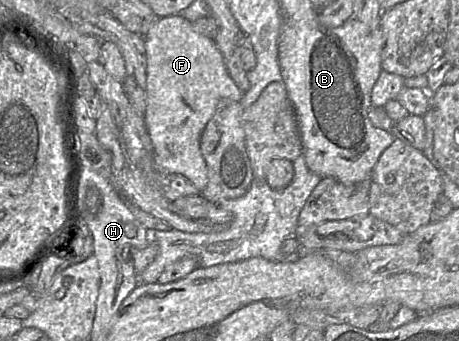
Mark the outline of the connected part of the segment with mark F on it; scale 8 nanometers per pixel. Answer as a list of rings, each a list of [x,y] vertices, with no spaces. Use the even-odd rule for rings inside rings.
[[[182,16],[160,17],[144,35],[147,59],[146,110],[144,121],[149,134],[153,162],[164,173],[181,174],[188,178],[199,191],[206,187],[207,166],[200,149],[200,138],[207,123],[214,116],[223,98],[241,101],[245,92],[235,84],[227,70],[224,56],[215,40],[197,32],[192,23]]]

